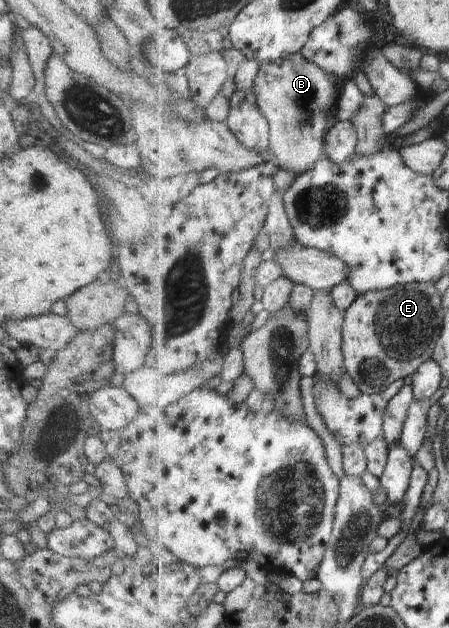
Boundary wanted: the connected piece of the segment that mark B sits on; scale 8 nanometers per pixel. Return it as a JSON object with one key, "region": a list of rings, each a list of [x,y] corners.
{"region":[[[303,52],[296,55],[288,55],[286,59],[278,61],[262,61],[260,75],[255,81],[254,99],[270,122],[271,149],[277,160],[286,171],[294,171],[298,176],[306,171],[314,169],[316,163],[322,161],[328,155],[325,153],[328,133],[332,129],[332,117],[336,111],[336,91],[340,78],[324,71],[323,67],[312,63]]]}

